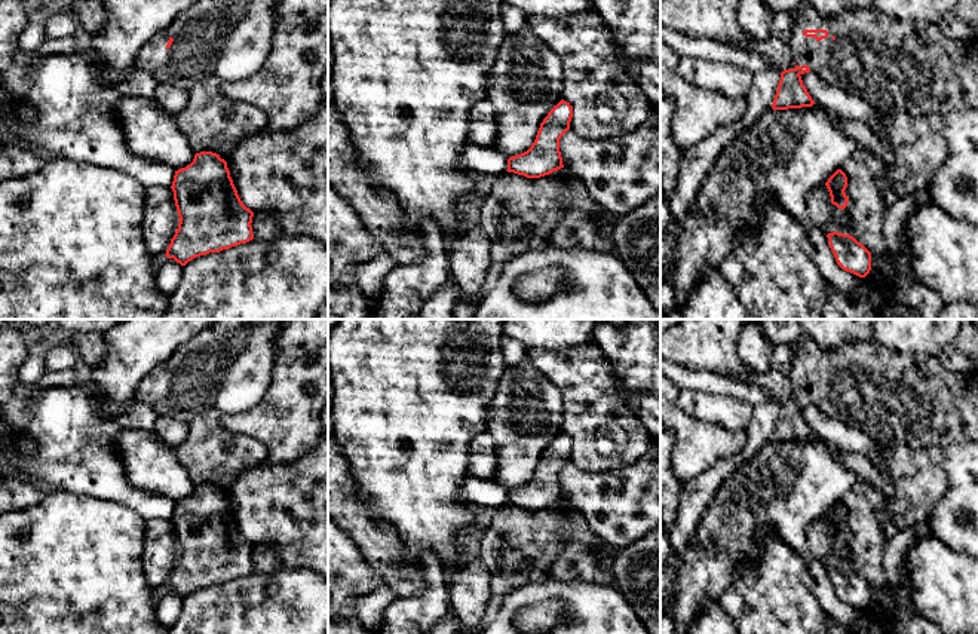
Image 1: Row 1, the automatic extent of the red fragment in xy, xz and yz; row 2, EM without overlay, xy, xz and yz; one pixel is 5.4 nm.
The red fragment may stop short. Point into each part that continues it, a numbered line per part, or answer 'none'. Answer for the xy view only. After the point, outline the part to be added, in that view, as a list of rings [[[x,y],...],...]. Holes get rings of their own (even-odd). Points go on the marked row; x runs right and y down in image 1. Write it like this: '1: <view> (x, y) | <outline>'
1: xy (199, 33) | [[[197,0],[138,50],[134,65],[150,73],[157,85],[188,91],[215,73],[227,36],[243,19],[249,3]]]

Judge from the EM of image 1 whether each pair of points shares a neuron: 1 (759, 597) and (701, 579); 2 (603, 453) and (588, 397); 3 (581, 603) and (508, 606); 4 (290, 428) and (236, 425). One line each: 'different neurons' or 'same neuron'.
1: different neurons
2: same neuron
3: same neuron
4: same neuron

